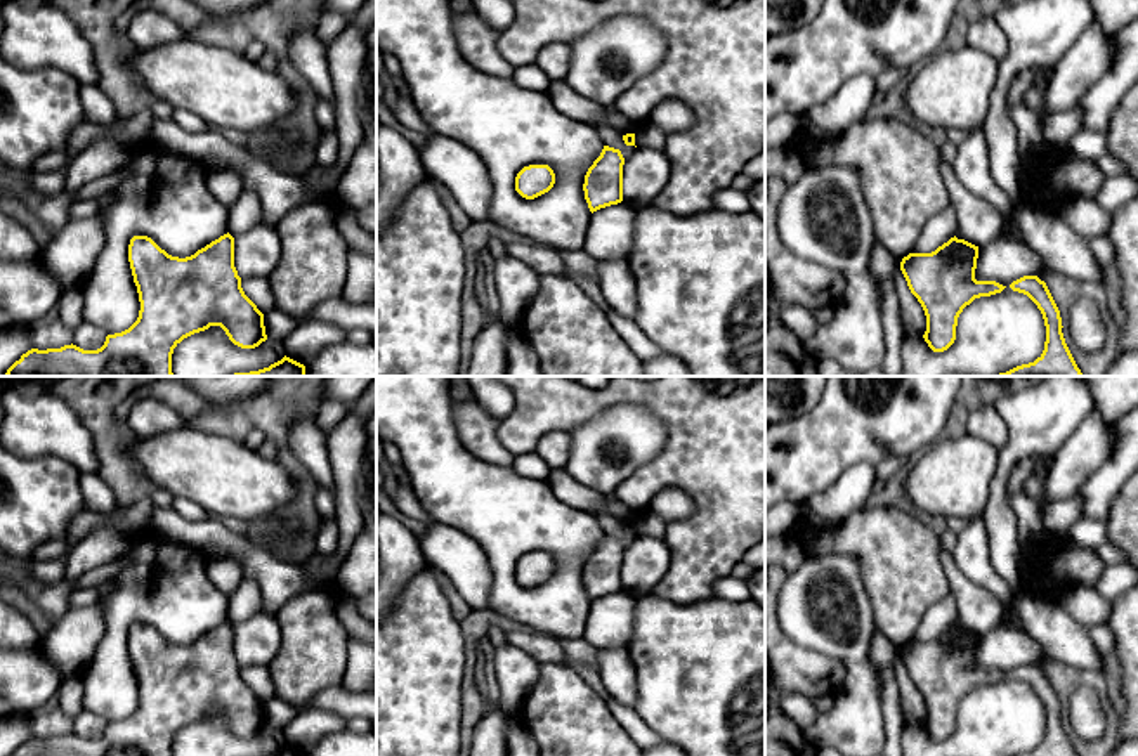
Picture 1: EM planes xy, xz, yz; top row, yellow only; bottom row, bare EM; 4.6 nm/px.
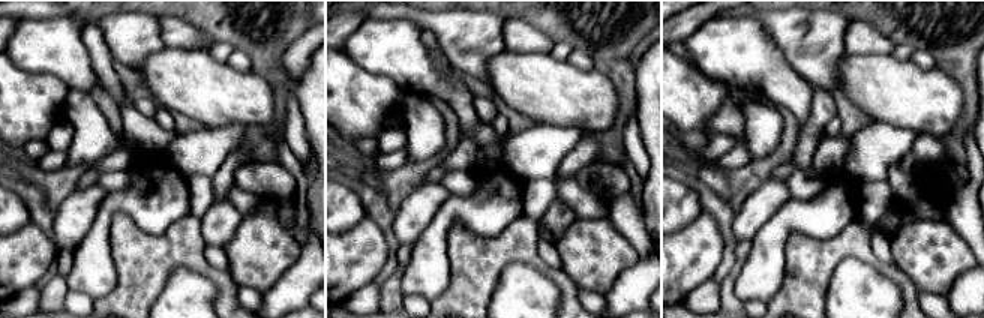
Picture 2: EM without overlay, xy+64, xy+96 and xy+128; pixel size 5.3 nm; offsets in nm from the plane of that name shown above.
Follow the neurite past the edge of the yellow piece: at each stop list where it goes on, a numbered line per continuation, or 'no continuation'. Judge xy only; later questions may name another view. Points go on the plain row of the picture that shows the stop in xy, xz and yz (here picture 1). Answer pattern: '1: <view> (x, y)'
no continuation

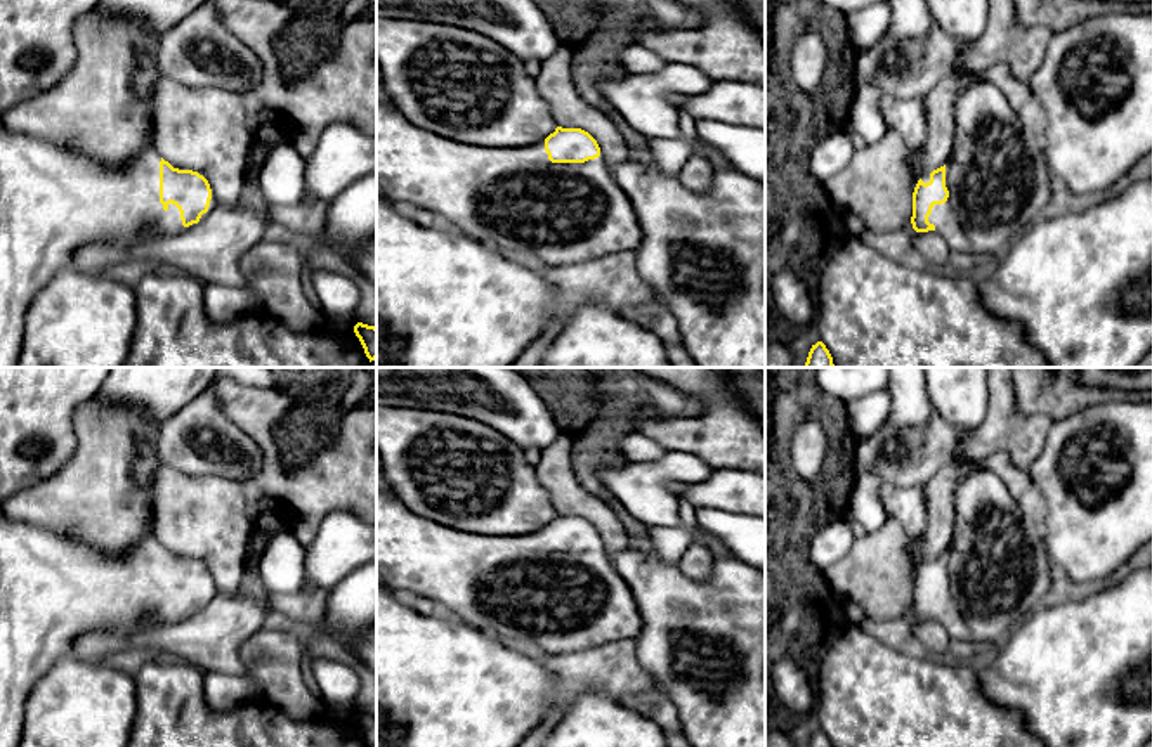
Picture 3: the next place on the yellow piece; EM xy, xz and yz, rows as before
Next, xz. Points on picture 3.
1: xz (517, 590)

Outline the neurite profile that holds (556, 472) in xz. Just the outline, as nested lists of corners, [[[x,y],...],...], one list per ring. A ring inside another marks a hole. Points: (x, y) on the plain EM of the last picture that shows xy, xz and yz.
[[[560,432],[550,445],[541,449],[541,459],[534,466],[536,477],[550,494],[557,515],[588,520],[612,558],[628,548],[630,536],[616,513],[578,482],[573,464],[574,445],[576,435]]]

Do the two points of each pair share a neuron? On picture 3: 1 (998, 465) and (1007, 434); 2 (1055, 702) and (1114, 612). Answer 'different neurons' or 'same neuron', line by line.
1: different neurons
2: same neuron

